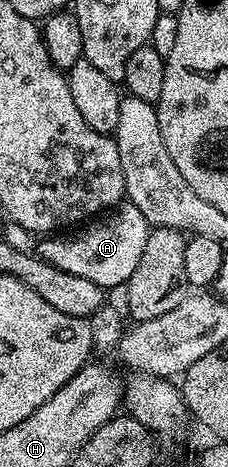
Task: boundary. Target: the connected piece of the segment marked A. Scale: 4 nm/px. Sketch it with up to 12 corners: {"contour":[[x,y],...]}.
{"contour":[[121,204],[41,237],[44,261],[89,287],[123,286],[149,229]]}

